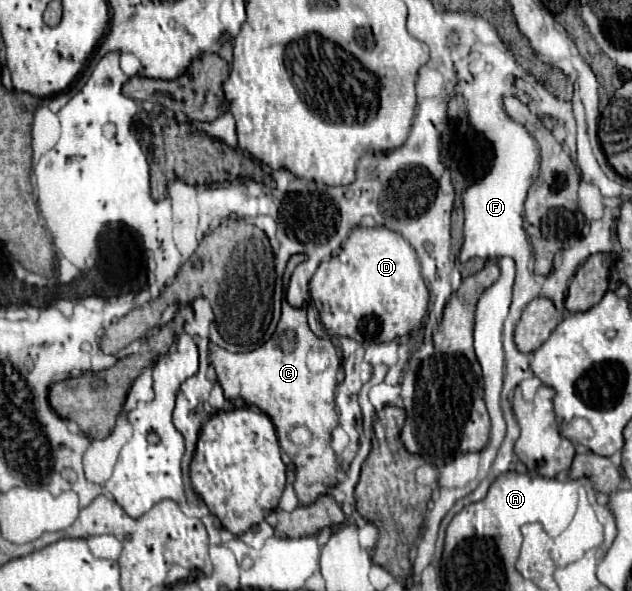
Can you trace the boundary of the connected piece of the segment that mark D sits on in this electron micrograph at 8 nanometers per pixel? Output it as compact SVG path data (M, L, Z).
M354 227L342 251L316 269L310 279L310 297L328 331L358 343L386 343L408 335L422 323L430 291L422 279L416 251L400 233L386 227Z

